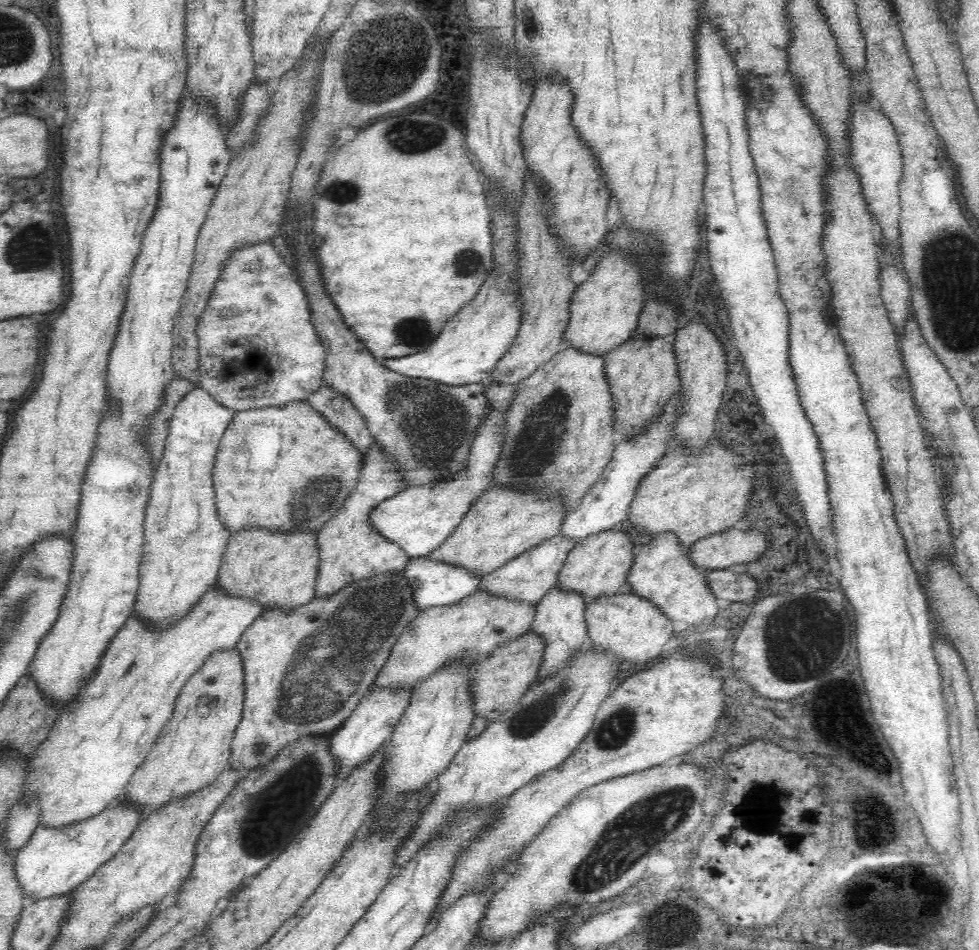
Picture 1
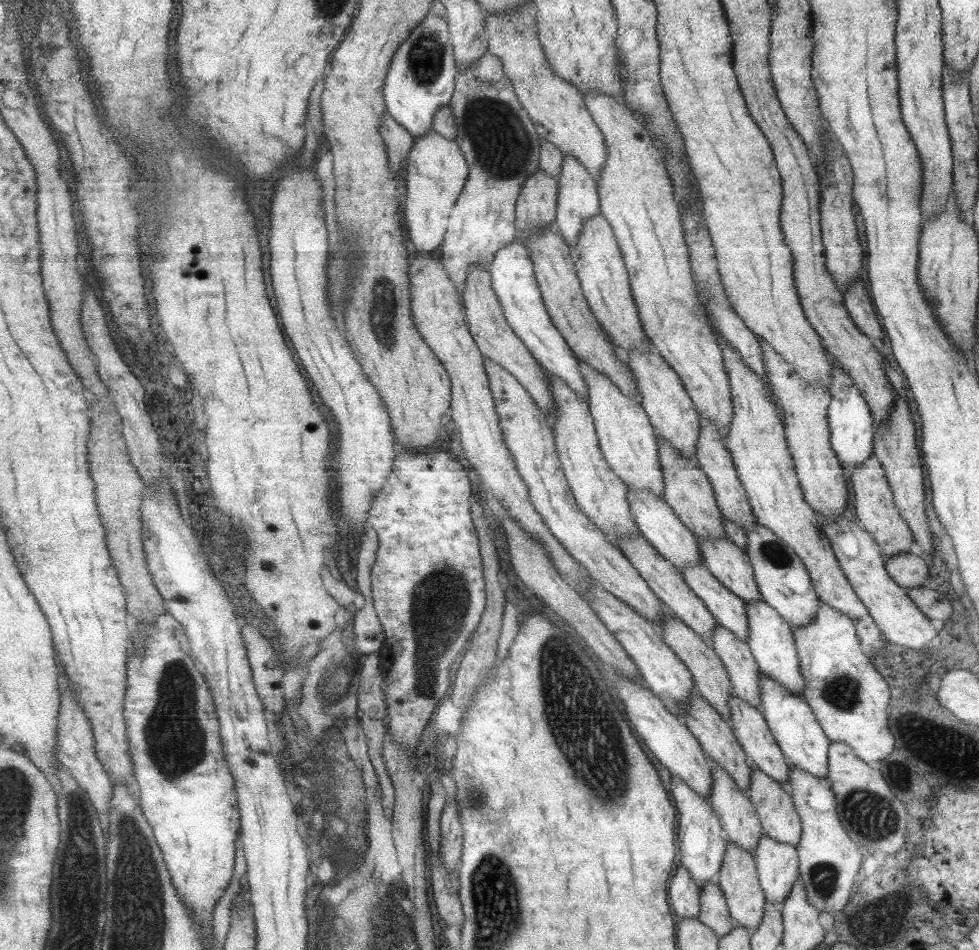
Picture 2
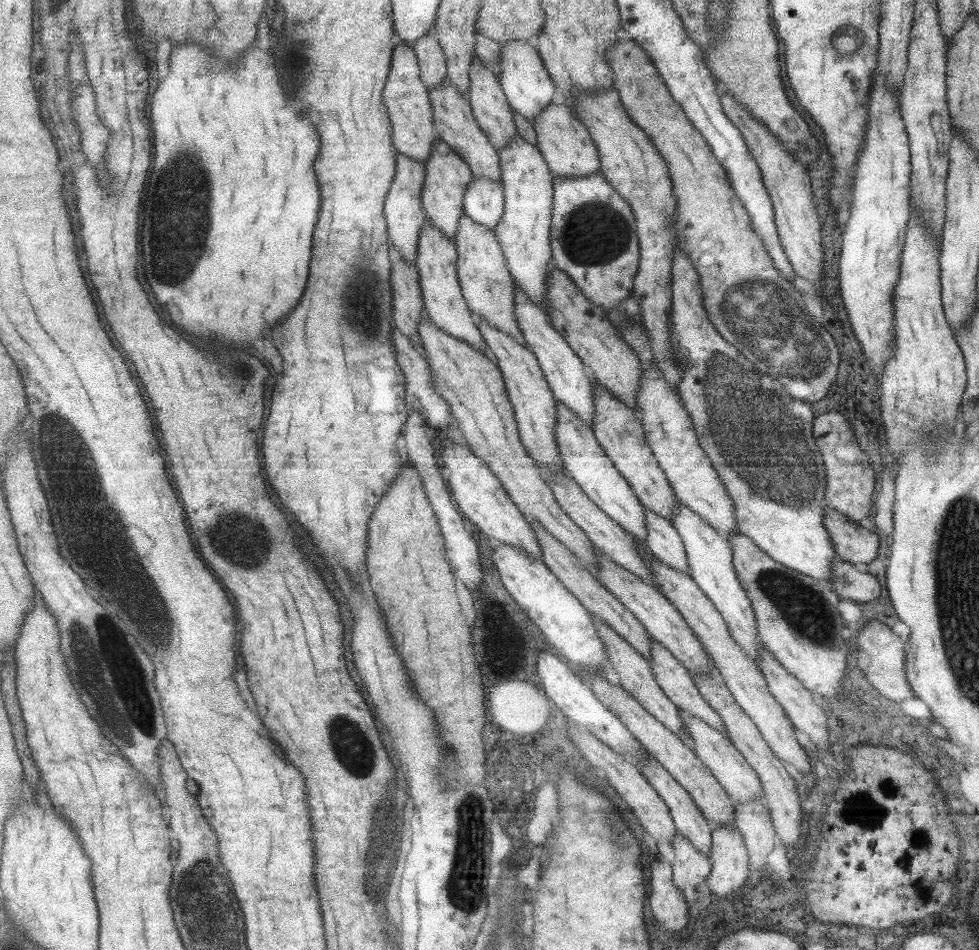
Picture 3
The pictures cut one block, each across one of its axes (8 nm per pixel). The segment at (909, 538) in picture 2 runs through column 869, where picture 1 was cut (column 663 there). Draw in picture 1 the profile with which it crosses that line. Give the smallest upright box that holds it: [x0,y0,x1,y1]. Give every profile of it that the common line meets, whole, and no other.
[625,436,752,547]

